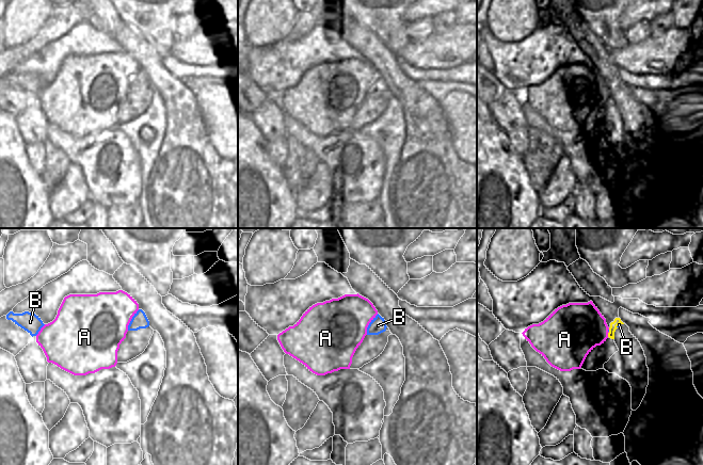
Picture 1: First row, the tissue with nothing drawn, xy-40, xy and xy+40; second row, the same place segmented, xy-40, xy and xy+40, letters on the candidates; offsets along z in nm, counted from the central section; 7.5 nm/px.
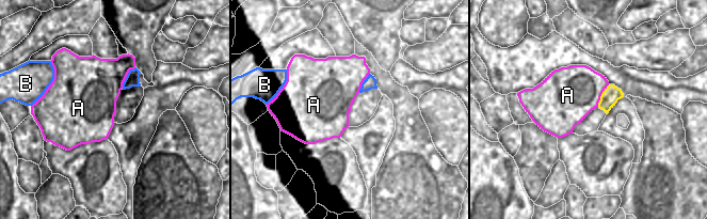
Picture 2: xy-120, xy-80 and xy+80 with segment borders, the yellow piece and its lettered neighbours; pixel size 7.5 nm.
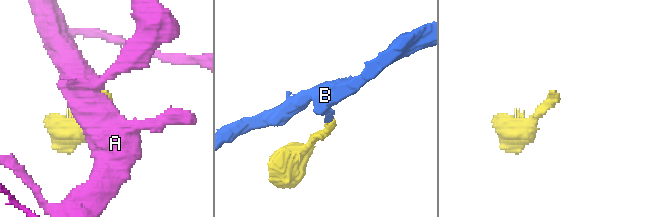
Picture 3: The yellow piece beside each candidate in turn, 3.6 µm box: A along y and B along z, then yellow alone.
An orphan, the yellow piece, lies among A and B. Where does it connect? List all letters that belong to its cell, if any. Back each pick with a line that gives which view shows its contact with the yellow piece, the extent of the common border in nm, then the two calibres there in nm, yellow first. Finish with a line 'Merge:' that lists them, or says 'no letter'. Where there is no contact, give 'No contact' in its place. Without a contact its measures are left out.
B: Touches yellow in xy+40. Shared border 40 nm. Thickness 50 nm (yellow) against 20 nm
Merge: B

